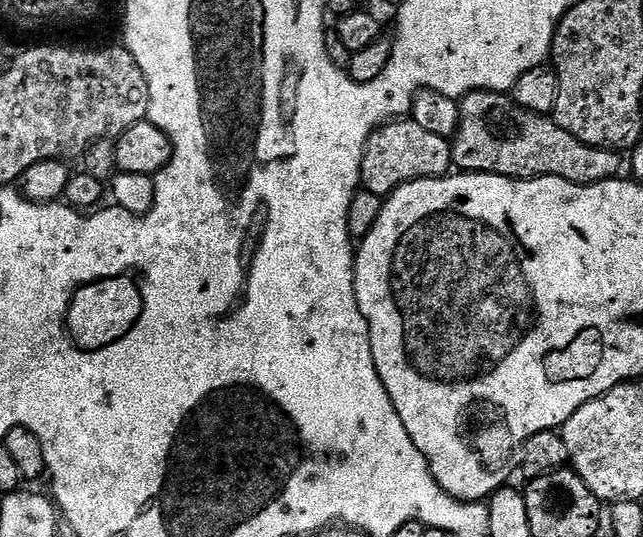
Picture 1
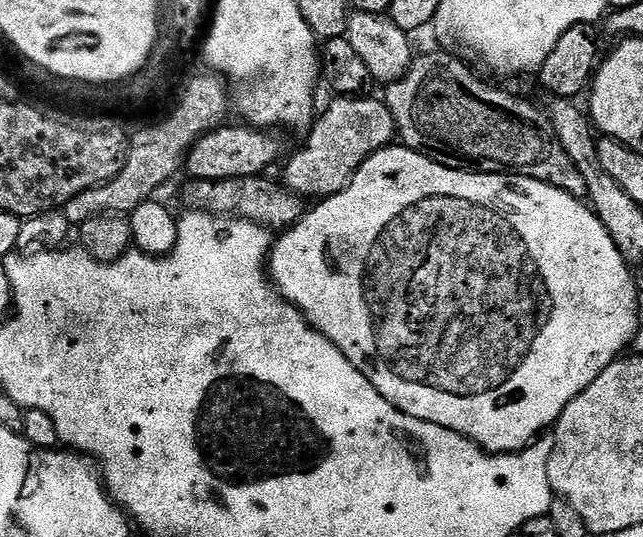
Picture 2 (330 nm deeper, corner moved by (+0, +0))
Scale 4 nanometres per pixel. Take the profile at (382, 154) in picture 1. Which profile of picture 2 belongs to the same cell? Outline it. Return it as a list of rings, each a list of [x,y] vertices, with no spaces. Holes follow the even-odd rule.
[[[336,96],[328,104],[324,113],[315,117],[311,125],[312,133],[308,136],[304,148],[300,148],[288,160],[284,168],[283,187],[289,188],[291,192],[297,192],[299,196],[311,198],[319,202],[329,196],[338,194],[352,181],[352,175],[362,166],[362,162],[369,160],[376,152],[389,147],[397,139],[398,133],[394,114],[390,114],[387,103],[380,100],[364,100],[368,98],[357,98],[355,96]]]

